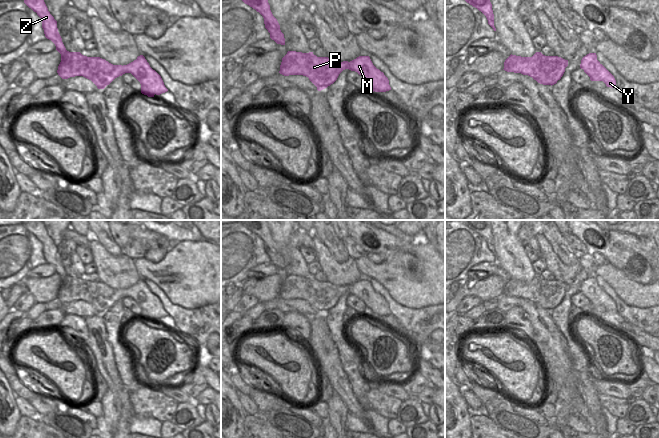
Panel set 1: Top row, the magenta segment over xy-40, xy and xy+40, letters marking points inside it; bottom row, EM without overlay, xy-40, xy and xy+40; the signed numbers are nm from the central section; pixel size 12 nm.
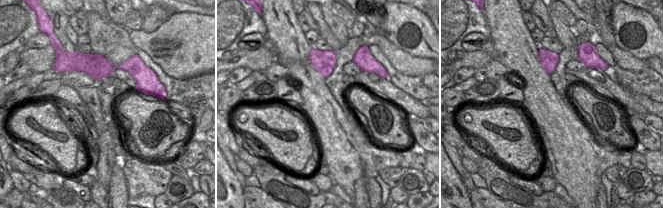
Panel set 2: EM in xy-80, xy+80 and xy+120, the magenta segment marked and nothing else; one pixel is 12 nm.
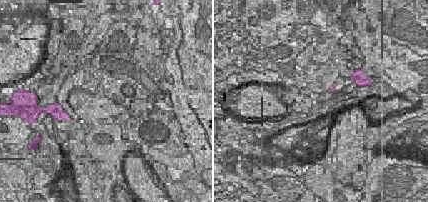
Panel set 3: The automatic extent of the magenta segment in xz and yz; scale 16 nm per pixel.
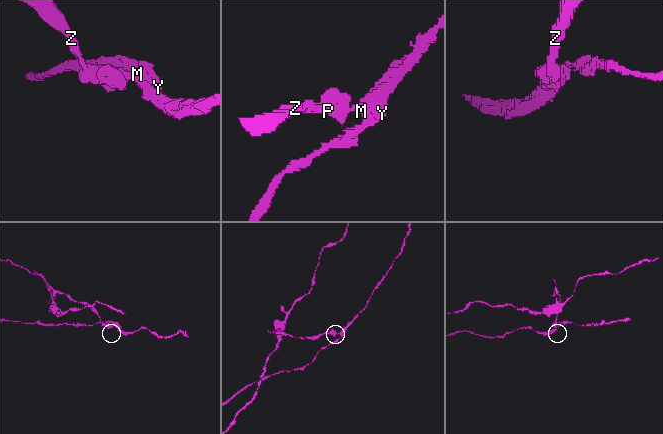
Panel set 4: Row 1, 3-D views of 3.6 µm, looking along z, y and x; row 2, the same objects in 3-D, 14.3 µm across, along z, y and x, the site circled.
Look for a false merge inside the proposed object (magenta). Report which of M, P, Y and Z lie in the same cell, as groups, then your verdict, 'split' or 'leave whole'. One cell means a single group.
groups M Y / P Z; split

